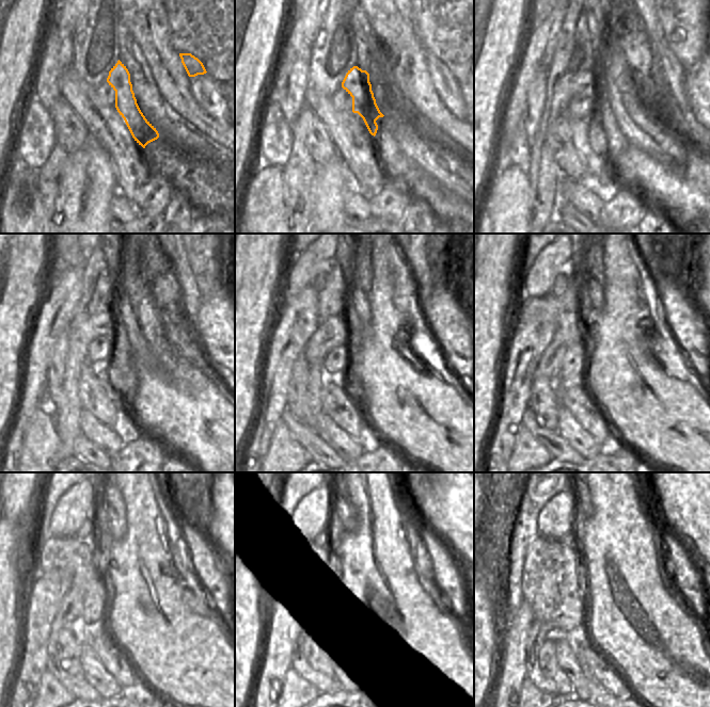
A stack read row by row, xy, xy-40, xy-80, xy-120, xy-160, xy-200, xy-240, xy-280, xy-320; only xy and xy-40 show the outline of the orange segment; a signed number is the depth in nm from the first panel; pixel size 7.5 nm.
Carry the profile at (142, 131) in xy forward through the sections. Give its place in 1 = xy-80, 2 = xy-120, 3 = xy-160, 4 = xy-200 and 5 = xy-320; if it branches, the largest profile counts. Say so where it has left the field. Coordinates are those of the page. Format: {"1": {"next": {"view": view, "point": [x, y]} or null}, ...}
{"1": {"next": {"view": "xy-80", "point": [588, 83]}}, "2": {"next": {"view": "xy-120", "point": [103, 324]}}, "3": {"next": {"view": "xy-160", "point": [330, 334]}}, "4": {"next": {"view": "xy-200", "point": [572, 331]}}, "5": {"next": {"view": "xy-320", "point": [539, 631]}}}

